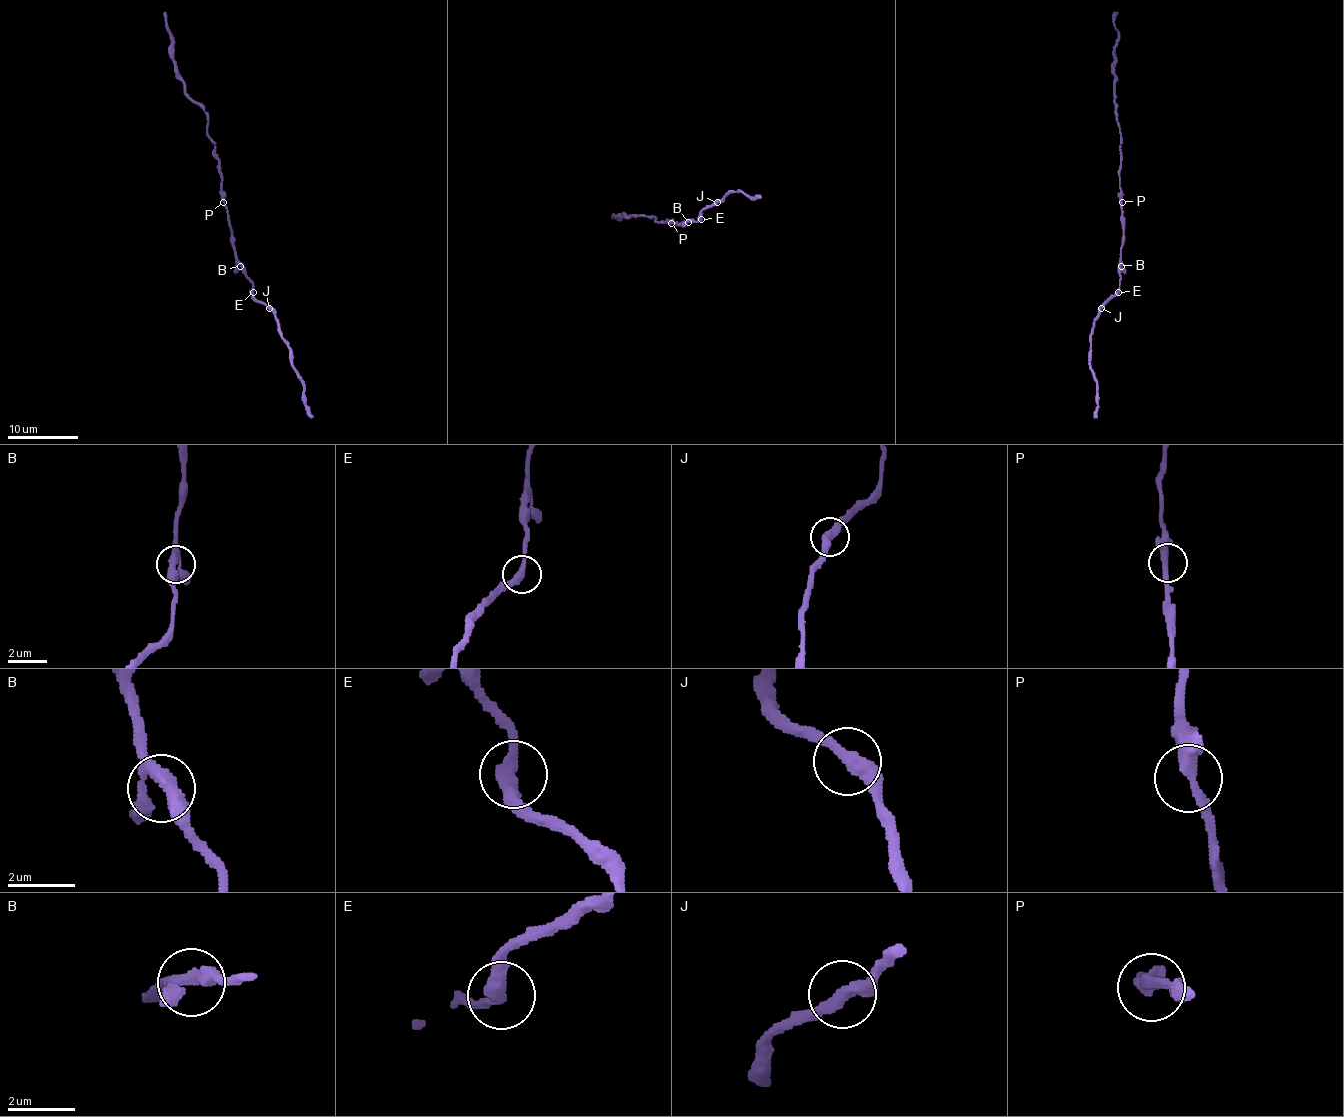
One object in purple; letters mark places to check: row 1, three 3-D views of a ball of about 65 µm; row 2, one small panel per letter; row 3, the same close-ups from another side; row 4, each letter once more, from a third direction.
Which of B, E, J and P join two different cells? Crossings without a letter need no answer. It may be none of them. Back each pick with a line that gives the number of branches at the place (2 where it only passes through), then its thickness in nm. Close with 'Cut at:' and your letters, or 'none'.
Cut at: none

